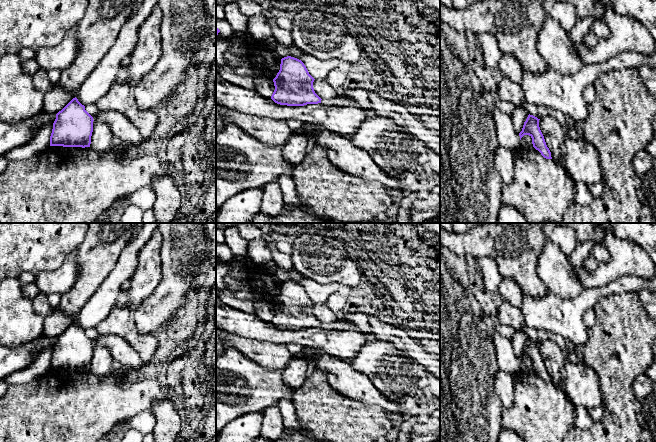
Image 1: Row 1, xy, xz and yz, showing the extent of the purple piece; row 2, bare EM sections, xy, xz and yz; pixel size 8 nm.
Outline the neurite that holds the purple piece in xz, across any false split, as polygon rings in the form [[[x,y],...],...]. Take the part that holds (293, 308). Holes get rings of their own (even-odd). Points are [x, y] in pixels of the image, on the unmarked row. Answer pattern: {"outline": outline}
{"outline": [[[284,281],[281,283],[280,294],[273,303],[275,314],[271,323],[287,330],[321,327],[322,323],[313,312],[314,304],[301,284]]]}

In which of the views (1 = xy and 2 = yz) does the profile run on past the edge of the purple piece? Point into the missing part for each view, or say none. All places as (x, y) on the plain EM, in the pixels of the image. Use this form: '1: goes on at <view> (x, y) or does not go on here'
1: does not go on here
2: does not go on here

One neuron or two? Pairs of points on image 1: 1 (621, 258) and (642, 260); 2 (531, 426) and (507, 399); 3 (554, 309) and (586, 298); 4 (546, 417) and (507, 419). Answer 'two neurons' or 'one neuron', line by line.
1: one neuron
2: two neurons
3: one neuron
4: one neuron

